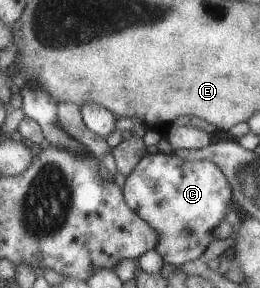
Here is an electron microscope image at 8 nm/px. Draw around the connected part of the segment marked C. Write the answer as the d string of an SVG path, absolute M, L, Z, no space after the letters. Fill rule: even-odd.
M162 151L155 155L147 153L144 159L136 164L134 171L126 178L123 195L128 207L158 233L158 245L155 250L162 255L165 263L177 267L200 258L208 245L214 241L213 232L232 209L233 202L230 183L215 163L208 160L186 161L179 155L165 154Z

